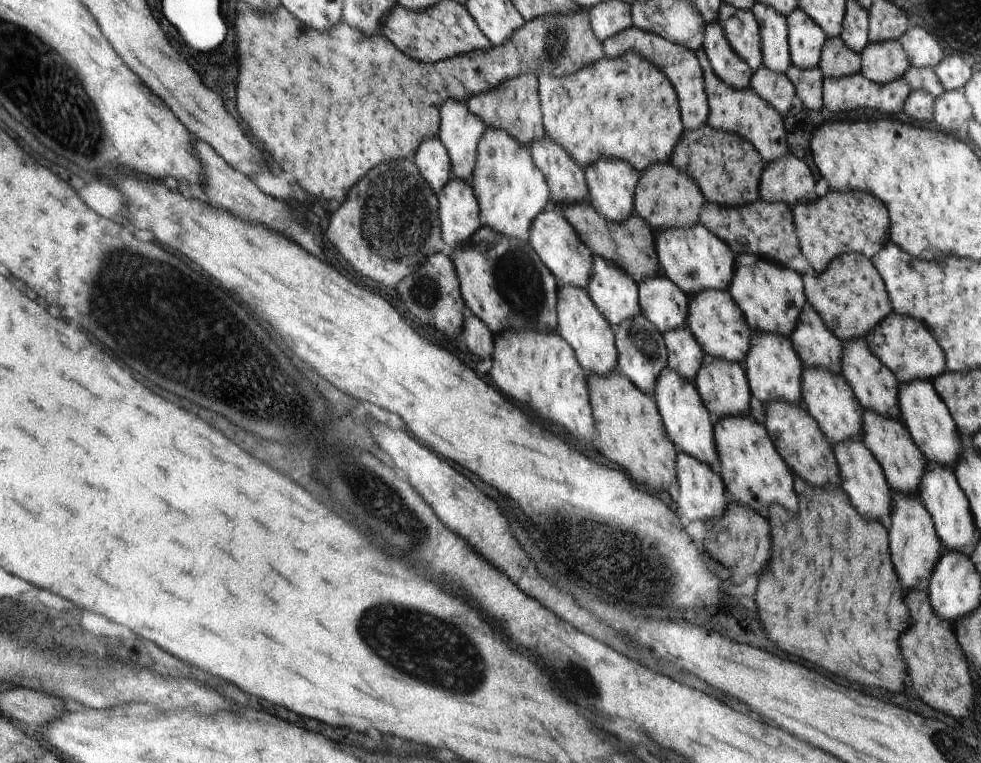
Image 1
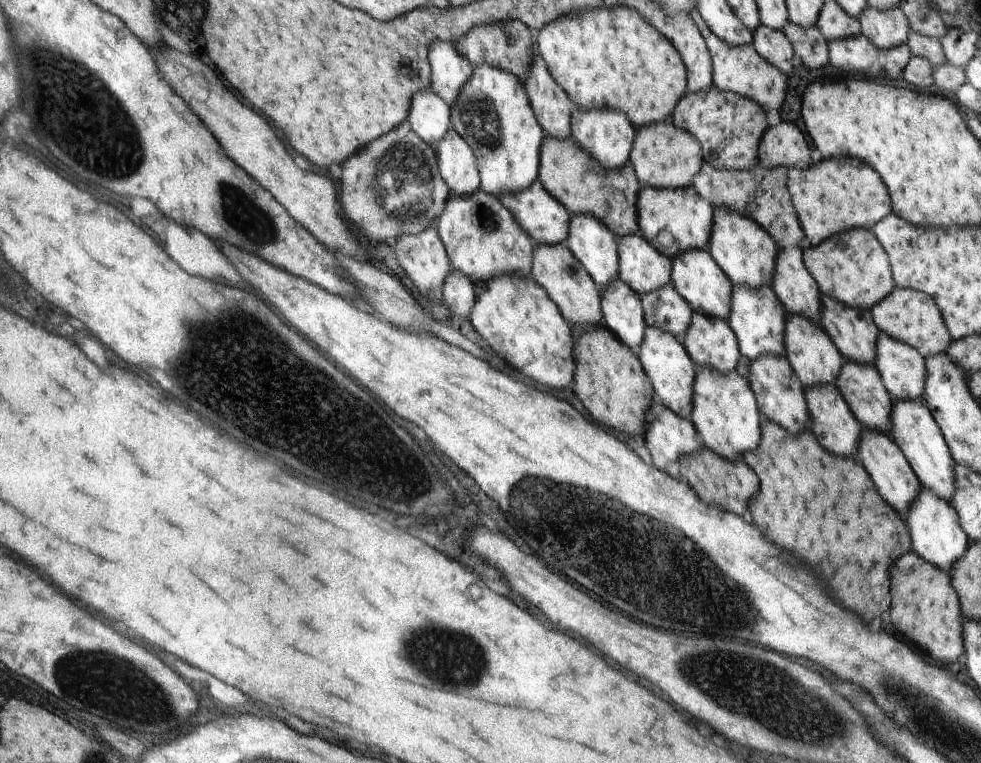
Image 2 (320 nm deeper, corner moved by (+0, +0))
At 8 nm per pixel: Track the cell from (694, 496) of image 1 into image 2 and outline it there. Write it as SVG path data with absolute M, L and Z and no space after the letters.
M655 400L645 414L644 442L652 454L654 466L666 470L668 462L701 449L697 427L691 419L681 417L670 407Z

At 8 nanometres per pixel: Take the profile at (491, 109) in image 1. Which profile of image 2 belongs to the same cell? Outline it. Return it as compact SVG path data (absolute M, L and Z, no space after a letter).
M510 19L485 25L474 25L464 37L455 42L456 50L472 64L489 64L514 73L524 84L529 66L533 62L533 38L535 32L518 19Z

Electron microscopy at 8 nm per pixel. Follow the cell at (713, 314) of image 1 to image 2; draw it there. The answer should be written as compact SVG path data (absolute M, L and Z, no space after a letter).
M704 248L682 251L680 254L675 254L672 261L673 272L670 284L688 302L692 310L727 321L731 309L731 292L734 284L730 284L728 275L708 250Z

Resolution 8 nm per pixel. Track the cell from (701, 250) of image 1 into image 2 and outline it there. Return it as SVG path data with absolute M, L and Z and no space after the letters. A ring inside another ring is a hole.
M693 185L673 189L642 186L637 194L637 219L642 236L656 250L665 253L671 259L682 251L704 249L708 246L712 236L713 209L713 204L706 202ZM661 230L672 234L671 246L660 245L658 234Z

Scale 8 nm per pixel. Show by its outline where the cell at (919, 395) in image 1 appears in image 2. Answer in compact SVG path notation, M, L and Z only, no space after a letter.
M881 333L877 338L877 358L873 364L893 400L923 400L925 378L928 376L928 371L925 369L925 356L920 354L913 346Z

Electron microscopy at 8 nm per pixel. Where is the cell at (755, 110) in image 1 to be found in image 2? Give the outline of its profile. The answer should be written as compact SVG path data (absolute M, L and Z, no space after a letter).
M692 9L689 14L694 14L694 22L702 22L702 32L706 32L705 41L710 42L710 50L714 50L713 84L719 89L754 99L766 112L773 108L779 110L787 93L787 76L777 66L764 60L753 44L731 45L714 34L698 9Z

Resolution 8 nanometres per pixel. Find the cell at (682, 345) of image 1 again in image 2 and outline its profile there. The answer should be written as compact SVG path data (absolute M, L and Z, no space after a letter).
M671 285L642 293L646 324L660 327L683 341L694 310Z

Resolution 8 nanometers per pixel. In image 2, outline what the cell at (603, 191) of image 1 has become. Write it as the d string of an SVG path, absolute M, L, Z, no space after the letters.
M578 106L575 108L572 114L571 136L576 144L590 151L601 167L615 169L624 165L629 160L633 140L636 138L636 128L634 123L630 124L629 116L618 110L578 109Z

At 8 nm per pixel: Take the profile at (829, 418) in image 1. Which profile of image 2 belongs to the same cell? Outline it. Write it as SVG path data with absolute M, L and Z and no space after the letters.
M788 315L788 324L785 326L784 355L805 388L818 383L828 383L835 386L844 364L844 356L837 349L837 345L829 337L829 334L826 334L820 322L807 319L802 315Z

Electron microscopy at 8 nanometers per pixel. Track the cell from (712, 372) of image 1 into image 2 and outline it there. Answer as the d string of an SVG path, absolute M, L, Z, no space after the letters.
M693 312L682 342L696 367L710 367L724 374L736 368L739 344L730 327L721 318Z

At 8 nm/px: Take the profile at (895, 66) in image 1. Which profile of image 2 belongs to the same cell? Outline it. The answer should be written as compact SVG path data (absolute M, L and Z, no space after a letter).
M899 5L888 10L866 7L858 18L861 33L875 46L889 49L906 44L912 26Z

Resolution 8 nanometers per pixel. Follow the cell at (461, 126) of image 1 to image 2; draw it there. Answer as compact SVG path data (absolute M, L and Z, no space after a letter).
M436 41L430 46L428 57L432 67L431 87L450 106L470 78L472 63L450 41Z

